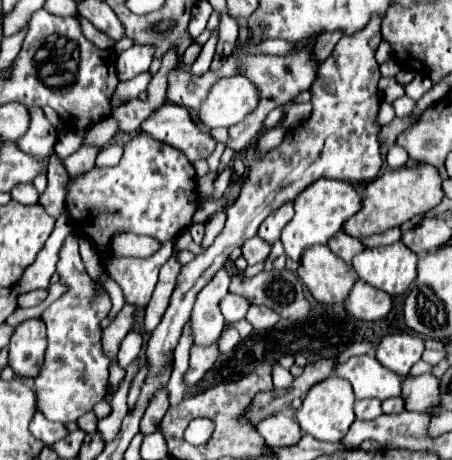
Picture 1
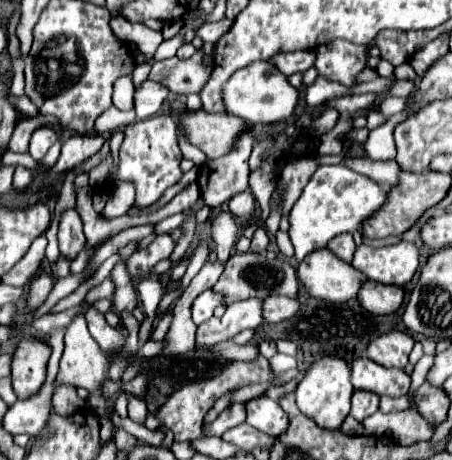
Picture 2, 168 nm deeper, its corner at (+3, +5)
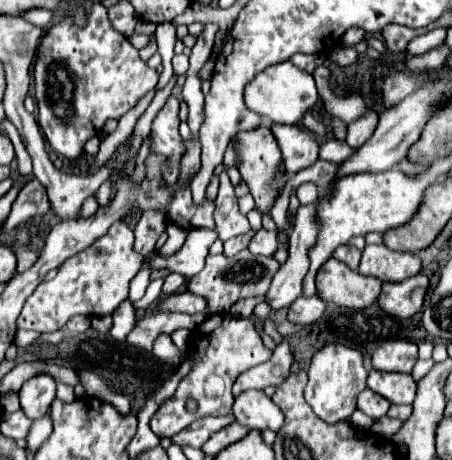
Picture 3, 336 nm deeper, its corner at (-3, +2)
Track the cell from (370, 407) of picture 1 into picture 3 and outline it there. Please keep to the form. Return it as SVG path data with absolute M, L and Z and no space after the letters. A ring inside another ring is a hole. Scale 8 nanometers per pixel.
M368 388L362 390L358 396L358 410L362 410L366 416L370 416L374 420L386 416L388 408L390 408L390 402L384 396L380 396Z

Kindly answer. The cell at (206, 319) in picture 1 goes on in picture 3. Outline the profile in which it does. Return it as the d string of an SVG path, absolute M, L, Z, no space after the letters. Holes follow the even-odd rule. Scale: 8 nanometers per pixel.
M220 174L220 190L216 198L216 210L214 210L214 220L216 220L216 232L222 242L246 234L250 228L248 218L238 210L238 200L234 194L234 186L228 178L228 174Z

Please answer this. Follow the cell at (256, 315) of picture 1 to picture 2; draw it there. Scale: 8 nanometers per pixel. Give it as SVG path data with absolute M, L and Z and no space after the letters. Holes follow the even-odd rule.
M266 297L266 321L268 323L280 323L284 319L290 319L298 313L300 303L298 299L290 297Z

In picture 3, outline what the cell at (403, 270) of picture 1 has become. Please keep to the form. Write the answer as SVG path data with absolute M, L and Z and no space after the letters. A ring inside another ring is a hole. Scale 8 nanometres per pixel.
M380 244L380 246L364 248L358 272L366 276L374 276L382 282L402 282L410 276L420 274L420 268L422 268L422 262L416 254L394 252L384 244Z

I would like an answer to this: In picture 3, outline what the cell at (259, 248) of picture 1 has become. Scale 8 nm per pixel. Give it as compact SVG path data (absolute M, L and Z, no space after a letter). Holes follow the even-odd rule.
M262 228L260 232L256 232L256 234L254 234L254 238L252 238L252 242L250 242L248 250L250 250L252 254L274 256L274 252L276 252L276 248L278 248L278 240L276 240L276 236L278 236L278 232L276 232L276 230L268 232L268 230L264 230L264 228Z

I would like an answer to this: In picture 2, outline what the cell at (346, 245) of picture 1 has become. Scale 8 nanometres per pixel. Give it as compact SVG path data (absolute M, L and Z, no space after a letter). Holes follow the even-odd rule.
M338 235L338 239L332 239L332 241L328 243L328 249L330 249L334 255L338 255L342 261L350 263L356 245L354 245L352 235Z

